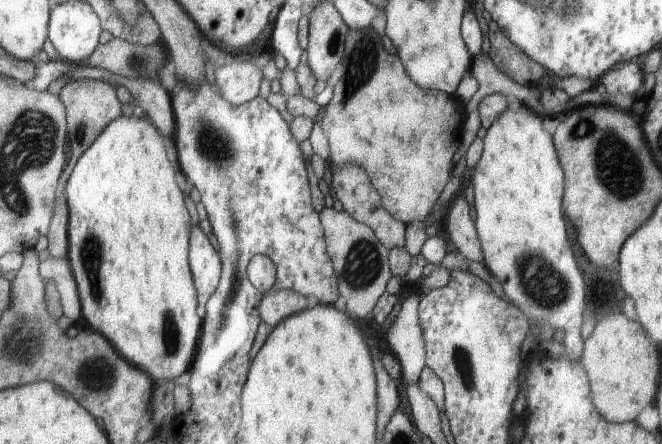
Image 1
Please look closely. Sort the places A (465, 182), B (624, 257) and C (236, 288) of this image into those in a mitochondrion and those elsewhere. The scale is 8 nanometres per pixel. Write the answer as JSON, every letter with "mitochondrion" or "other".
{"A":"other","B":"other","C":"mitochondrion"}

